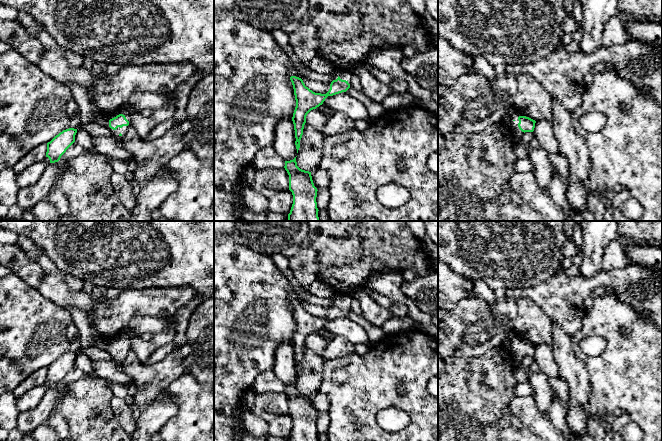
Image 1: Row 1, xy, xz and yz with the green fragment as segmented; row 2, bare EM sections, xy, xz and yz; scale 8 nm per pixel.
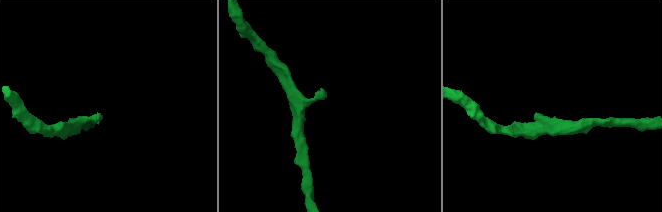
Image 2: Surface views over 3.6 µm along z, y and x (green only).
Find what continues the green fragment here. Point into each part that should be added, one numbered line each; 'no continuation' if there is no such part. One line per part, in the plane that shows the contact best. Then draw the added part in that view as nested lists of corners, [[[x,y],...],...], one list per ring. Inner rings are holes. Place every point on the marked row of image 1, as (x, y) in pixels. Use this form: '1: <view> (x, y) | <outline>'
no continuation

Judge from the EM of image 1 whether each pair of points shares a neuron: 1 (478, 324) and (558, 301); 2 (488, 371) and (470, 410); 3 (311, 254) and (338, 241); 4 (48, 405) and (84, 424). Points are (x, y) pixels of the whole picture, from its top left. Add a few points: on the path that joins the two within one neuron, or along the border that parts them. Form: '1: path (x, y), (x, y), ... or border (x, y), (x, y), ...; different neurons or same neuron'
1: path (498, 312), (517, 293), (538, 293); same neuron
2: path (481, 380), (478, 381), (478, 390), (470, 400); same neuron
3: path (318, 250), (331, 242); same neuron
4: border (65, 387), (61, 398), (52, 412); different neurons

